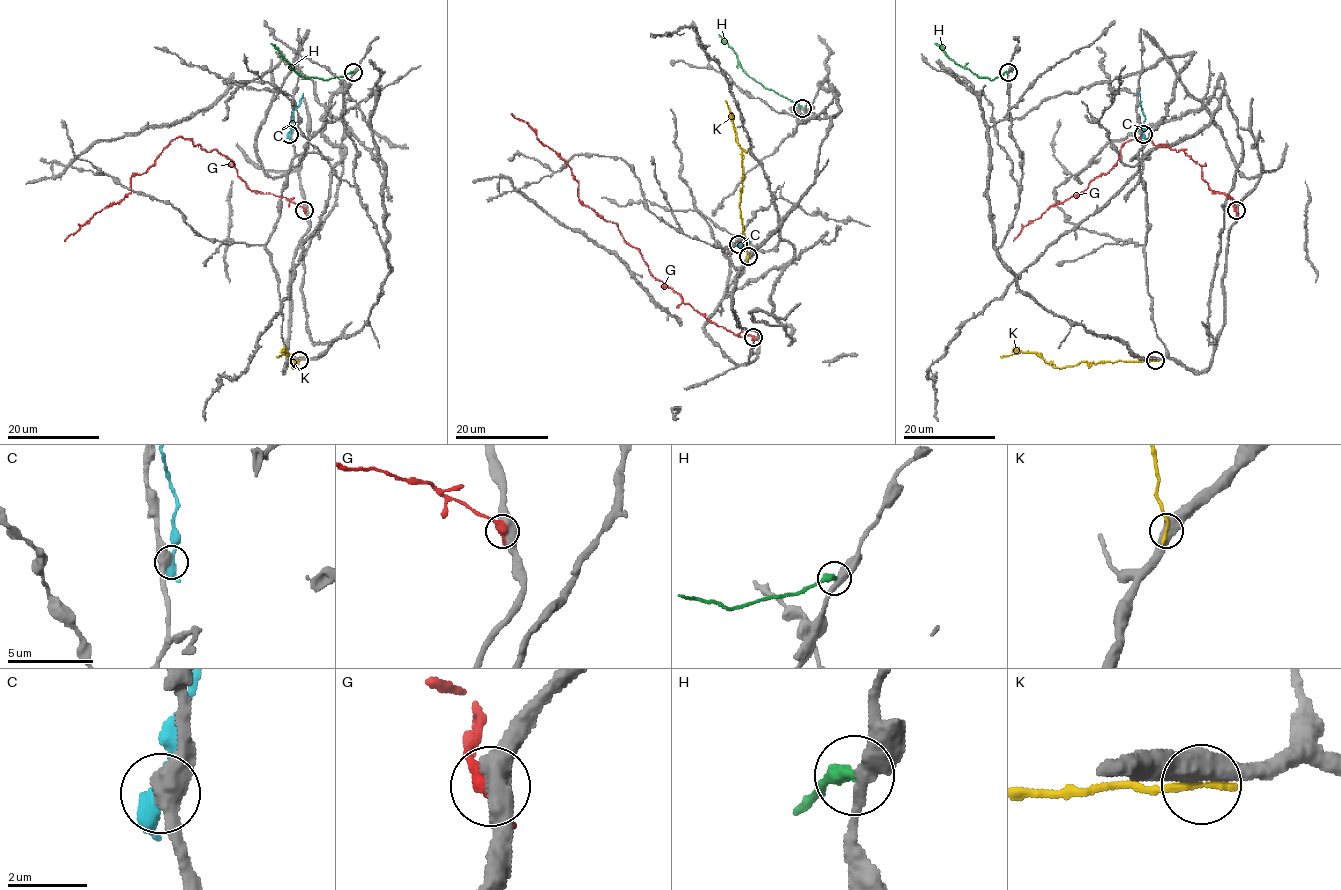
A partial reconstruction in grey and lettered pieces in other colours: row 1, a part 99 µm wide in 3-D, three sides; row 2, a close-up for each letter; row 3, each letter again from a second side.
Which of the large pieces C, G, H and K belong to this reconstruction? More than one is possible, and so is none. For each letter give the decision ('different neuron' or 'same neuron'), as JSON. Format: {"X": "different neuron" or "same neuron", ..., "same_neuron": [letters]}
{"C": "different neuron", "G": "different neuron", "H": "different neuron", "K": "different neuron", "same_neuron": []}

